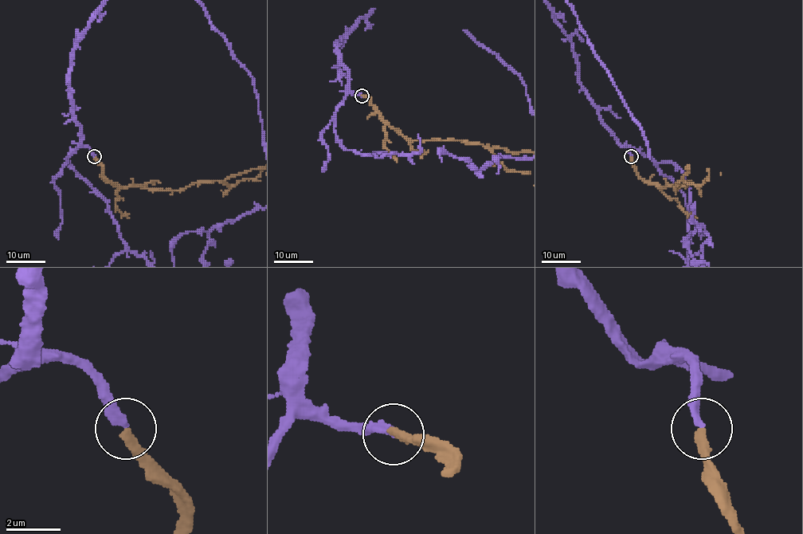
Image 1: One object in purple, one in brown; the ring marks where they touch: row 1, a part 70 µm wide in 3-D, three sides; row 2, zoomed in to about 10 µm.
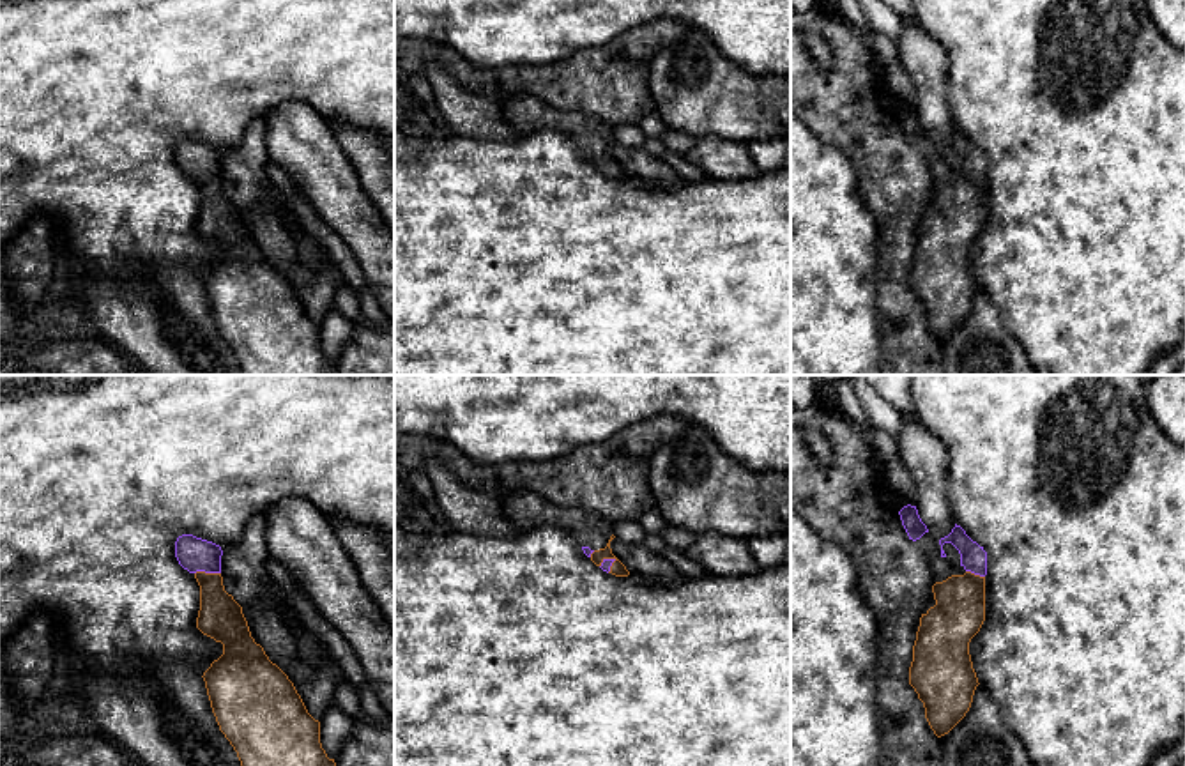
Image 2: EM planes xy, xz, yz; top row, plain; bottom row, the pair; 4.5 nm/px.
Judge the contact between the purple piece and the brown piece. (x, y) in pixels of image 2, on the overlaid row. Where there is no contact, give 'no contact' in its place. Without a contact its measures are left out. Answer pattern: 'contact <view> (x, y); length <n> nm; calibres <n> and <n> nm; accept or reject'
contact xy (207, 572); length 120 nm; calibres 160 and 200 nm; accept

